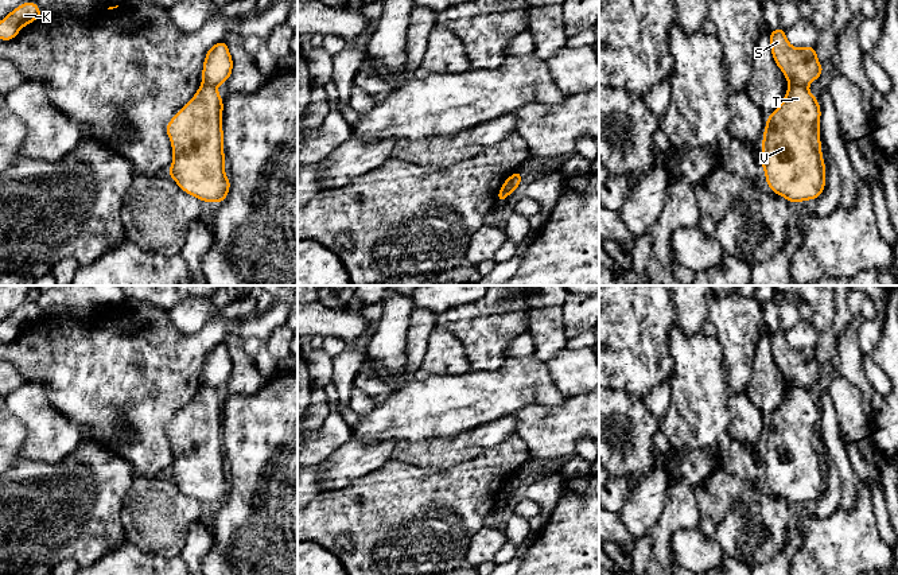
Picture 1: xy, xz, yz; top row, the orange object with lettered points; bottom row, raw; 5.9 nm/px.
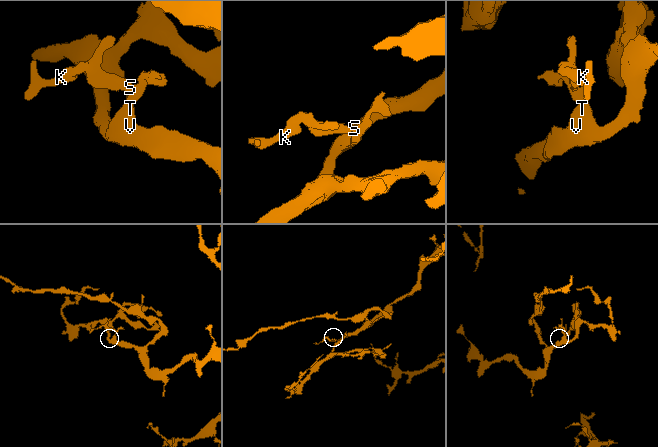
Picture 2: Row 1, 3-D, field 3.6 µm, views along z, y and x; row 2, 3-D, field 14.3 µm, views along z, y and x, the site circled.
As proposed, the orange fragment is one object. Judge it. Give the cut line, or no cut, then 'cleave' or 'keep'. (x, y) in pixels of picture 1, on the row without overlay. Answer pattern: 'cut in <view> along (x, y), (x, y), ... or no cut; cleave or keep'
cut in xz along (514, 474), (514, 485), (508, 494); cleave

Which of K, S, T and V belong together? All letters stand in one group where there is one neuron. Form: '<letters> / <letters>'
K S / T V

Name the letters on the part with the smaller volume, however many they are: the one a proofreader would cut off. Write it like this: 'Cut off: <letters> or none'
Cut off: K, S

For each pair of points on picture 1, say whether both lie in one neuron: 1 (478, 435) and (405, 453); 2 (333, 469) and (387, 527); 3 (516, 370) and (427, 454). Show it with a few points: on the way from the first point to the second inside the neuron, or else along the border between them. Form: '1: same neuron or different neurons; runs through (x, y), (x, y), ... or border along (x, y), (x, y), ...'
1: same neuron; runs through (461, 449), (446, 453), (423, 453)
2: different neurons; border along (374, 467), (346, 486), (321, 492)
3: different neurons; border along (474, 427), (451, 436), (422, 438), (413, 443)

